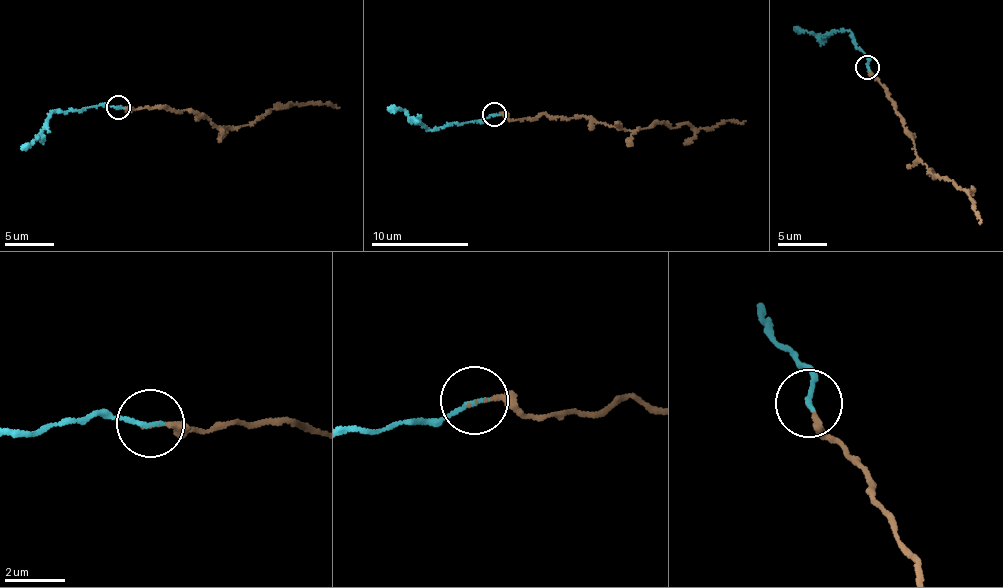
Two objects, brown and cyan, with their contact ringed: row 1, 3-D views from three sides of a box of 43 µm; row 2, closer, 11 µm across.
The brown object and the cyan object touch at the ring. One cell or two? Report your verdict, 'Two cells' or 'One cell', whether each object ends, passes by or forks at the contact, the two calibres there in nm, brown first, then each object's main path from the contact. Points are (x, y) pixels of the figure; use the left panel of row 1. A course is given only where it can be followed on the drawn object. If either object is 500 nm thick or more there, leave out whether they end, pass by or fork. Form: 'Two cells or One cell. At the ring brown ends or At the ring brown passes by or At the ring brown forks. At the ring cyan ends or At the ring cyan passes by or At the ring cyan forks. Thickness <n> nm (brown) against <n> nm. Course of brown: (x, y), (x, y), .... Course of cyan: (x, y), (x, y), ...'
One cell. At the ring brown ends. At the ring cyan ends. Thickness 110 nm (brown) against 160 nm. Course of brown: (119, 108), (196, 111), (217, 126), (231, 128), (290, 104), (330, 103), (339, 107). Course of cyan: (119, 106), (52, 110), (38, 138), (22, 150)

